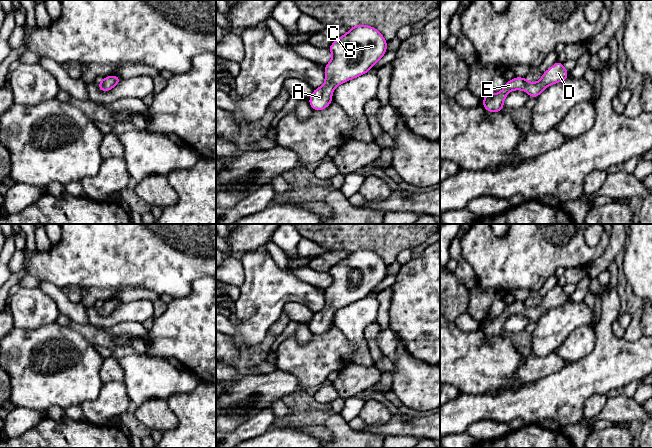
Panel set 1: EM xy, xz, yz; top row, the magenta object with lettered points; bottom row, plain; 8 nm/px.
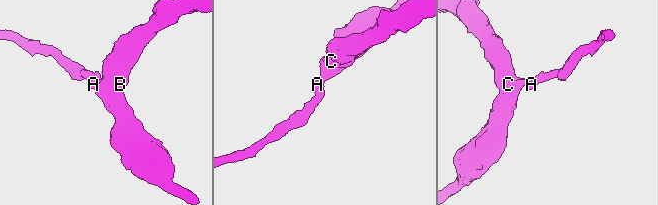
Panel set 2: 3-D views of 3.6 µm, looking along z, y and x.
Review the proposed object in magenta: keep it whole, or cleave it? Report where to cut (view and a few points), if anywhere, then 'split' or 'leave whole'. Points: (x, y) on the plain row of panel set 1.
no cut; leave whole

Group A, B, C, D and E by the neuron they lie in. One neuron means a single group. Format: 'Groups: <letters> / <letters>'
Groups: A B C D E

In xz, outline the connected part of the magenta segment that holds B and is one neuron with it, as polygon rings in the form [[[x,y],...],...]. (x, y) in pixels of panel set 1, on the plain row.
[[[356,249],[329,272],[332,284],[324,290],[325,307],[309,321],[313,334],[322,335],[333,325],[332,316],[340,308],[367,296],[387,276],[387,265],[374,251]]]

